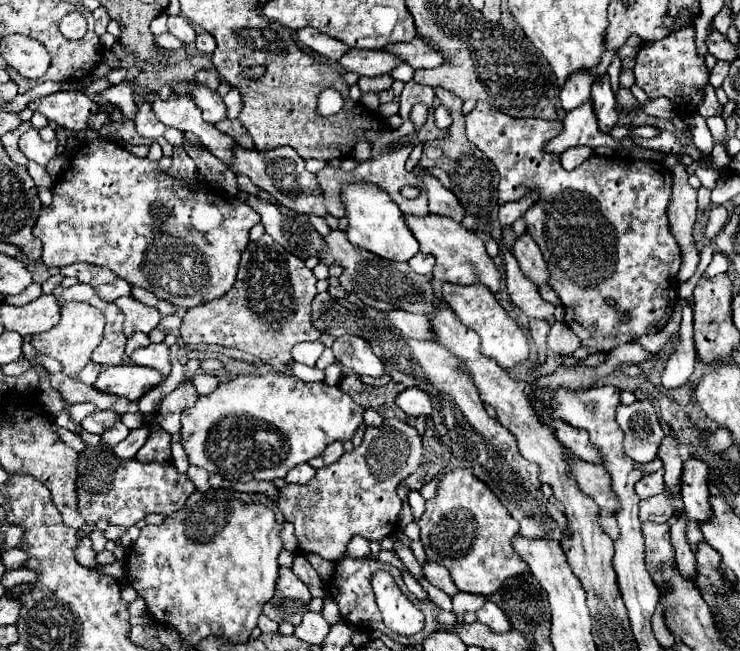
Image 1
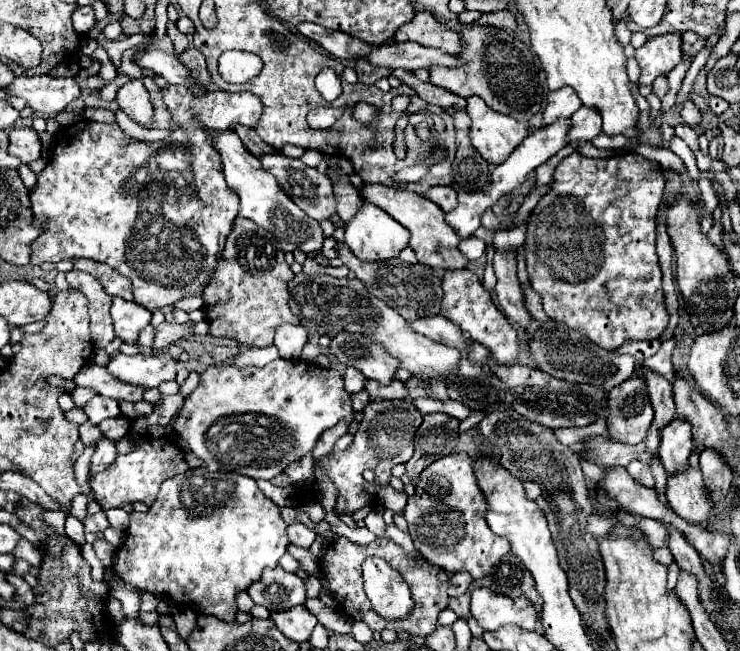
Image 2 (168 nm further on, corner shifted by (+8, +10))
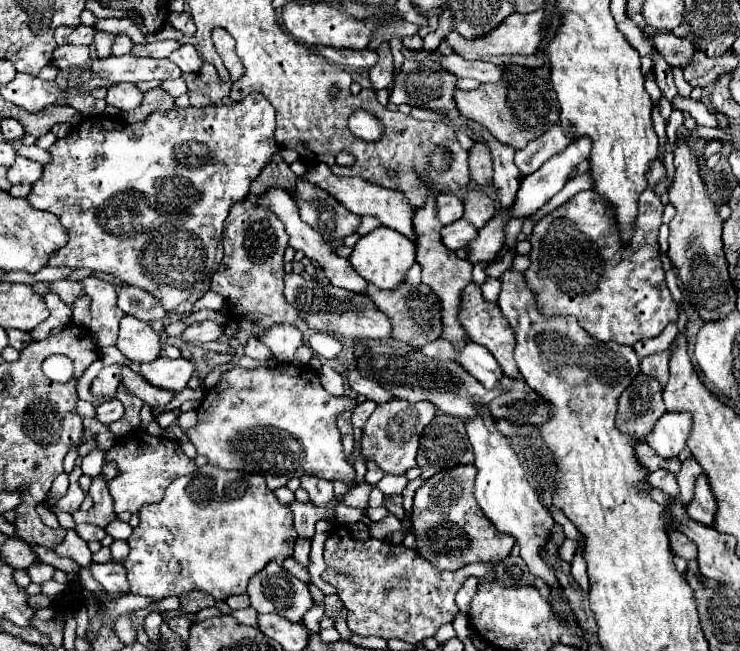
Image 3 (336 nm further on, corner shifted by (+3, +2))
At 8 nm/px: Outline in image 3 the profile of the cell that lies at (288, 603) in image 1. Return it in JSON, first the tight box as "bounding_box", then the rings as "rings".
{"bounding_box":[248,562,312,622],"rings":[[[270,562],[248,584],[252,608],[260,614],[276,614],[292,622],[302,620],[304,612],[312,606],[312,596],[306,582],[288,574],[276,562]]]}

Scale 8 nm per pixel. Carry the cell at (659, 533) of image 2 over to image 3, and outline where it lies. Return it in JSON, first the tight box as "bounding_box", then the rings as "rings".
{"bounding_box":[670,532,696,560],"rings":[[[670,532],[670,550],[674,556],[680,556],[684,560],[694,560],[696,558],[696,544],[688,542],[688,538],[684,538],[684,534],[678,532]]]}

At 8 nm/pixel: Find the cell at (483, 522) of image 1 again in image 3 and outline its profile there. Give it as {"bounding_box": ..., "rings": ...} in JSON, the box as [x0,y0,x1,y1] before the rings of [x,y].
{"bounding_box":[410,464,516,570],"rings":[[[472,464],[456,466],[446,474],[434,474],[416,490],[410,518],[414,522],[416,550],[438,570],[458,570],[474,562],[498,564],[516,544],[512,536],[498,534],[492,522],[484,518],[484,512],[480,510],[472,492],[474,476],[476,468]]]}

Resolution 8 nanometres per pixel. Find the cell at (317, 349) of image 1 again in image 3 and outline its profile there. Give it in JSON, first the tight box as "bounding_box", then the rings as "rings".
{"bounding_box":[260,324,302,362],"rings":[[[288,324],[272,326],[272,330],[268,332],[270,334],[260,338],[260,342],[264,342],[272,350],[278,362],[292,362],[296,350],[302,346],[302,332]]]}

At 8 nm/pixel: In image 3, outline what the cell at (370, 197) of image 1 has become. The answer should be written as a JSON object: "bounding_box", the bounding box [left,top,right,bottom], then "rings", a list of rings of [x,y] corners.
{"bounding_box":[348,226,416,288],"rings":[[[380,226],[376,230],[372,230],[370,234],[362,236],[354,244],[354,252],[348,260],[364,280],[376,284],[378,288],[396,288],[404,280],[404,274],[408,272],[408,268],[412,266],[412,262],[416,258],[414,248],[416,246],[408,238],[404,238],[404,234],[390,230],[386,226]]]}

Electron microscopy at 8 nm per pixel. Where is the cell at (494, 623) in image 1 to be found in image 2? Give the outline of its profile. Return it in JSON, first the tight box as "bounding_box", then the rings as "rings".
{"bounding_box":[471,588,539,630],"rings":[[[475,588],[471,592],[471,614],[483,630],[499,630],[513,624],[519,628],[539,630],[539,616],[529,598],[507,598],[487,588]]]}

